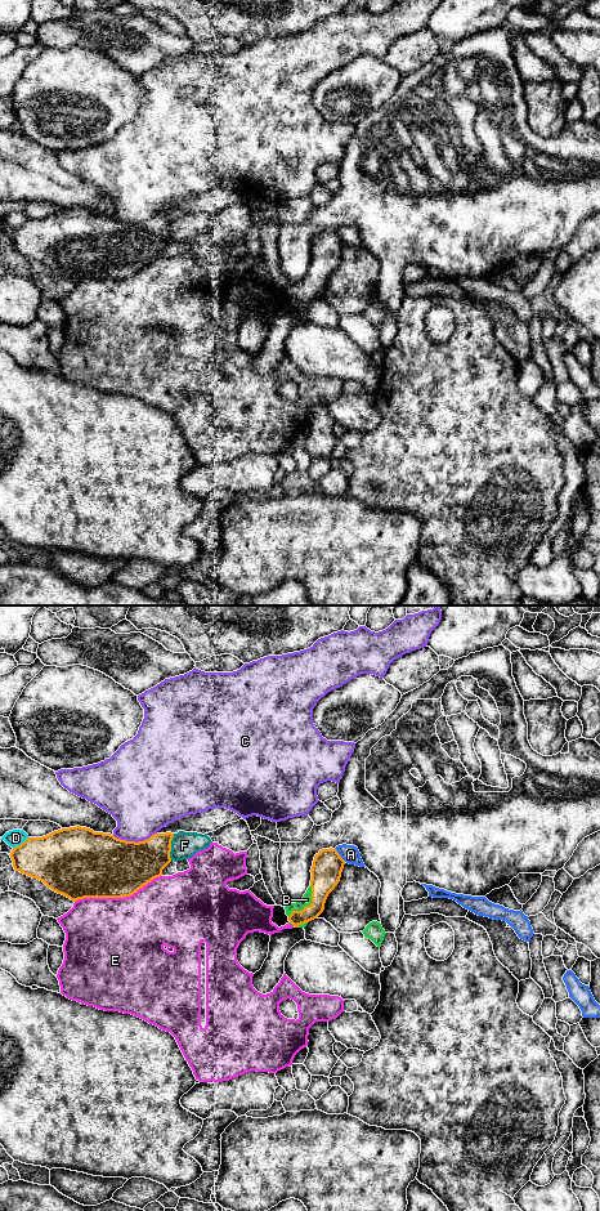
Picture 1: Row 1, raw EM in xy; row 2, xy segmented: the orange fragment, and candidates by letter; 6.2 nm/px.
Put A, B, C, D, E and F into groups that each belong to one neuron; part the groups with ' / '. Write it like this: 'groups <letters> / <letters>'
groups A F / B / C / D / E

